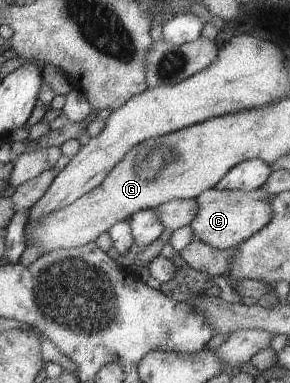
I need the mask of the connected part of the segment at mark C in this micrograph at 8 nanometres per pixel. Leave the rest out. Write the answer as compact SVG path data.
M264 185L249 191L216 190L214 187L203 191L195 198L198 210L195 219L190 223L193 237L220 250L238 246L269 223L272 218L271 197L273 194Z

